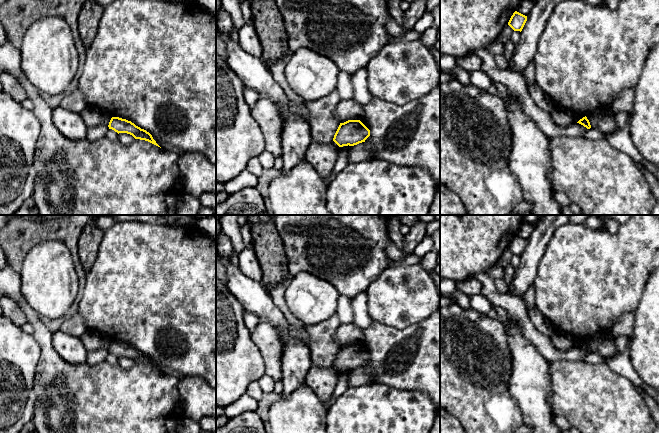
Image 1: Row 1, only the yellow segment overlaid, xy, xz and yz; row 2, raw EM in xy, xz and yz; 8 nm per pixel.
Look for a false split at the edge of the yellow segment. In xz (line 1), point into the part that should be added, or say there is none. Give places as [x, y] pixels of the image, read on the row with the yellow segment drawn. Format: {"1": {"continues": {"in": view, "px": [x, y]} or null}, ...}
{"1": {"continues": null}}

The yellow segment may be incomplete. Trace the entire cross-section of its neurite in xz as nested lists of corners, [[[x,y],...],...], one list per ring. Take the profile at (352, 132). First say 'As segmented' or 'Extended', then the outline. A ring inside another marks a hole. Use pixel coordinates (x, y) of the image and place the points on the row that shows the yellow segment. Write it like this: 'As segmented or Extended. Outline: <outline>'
As segmented. Outline: [[[348,120],[340,123],[333,141],[339,146],[354,146],[365,142],[370,130],[360,120]]]

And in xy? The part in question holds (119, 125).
As segmented. Outline: [[[112,117],[108,127],[109,129],[114,130],[118,134],[127,133],[132,135],[135,139],[145,140],[160,147],[149,132],[147,132],[144,129],[141,129],[131,121],[128,121],[126,119],[122,119],[119,117]]]

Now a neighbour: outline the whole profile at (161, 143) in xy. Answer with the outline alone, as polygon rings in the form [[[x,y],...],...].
[[[152,135],[153,139],[156,141],[156,143],[164,150],[166,151],[174,151],[175,153],[177,153],[179,156],[180,155],[183,155],[186,153],[186,151],[182,150],[182,149],[178,149],[178,148],[175,148],[173,146],[171,146],[170,144],[166,143],[165,141],[163,140],[160,140],[156,137],[154,137]]]

